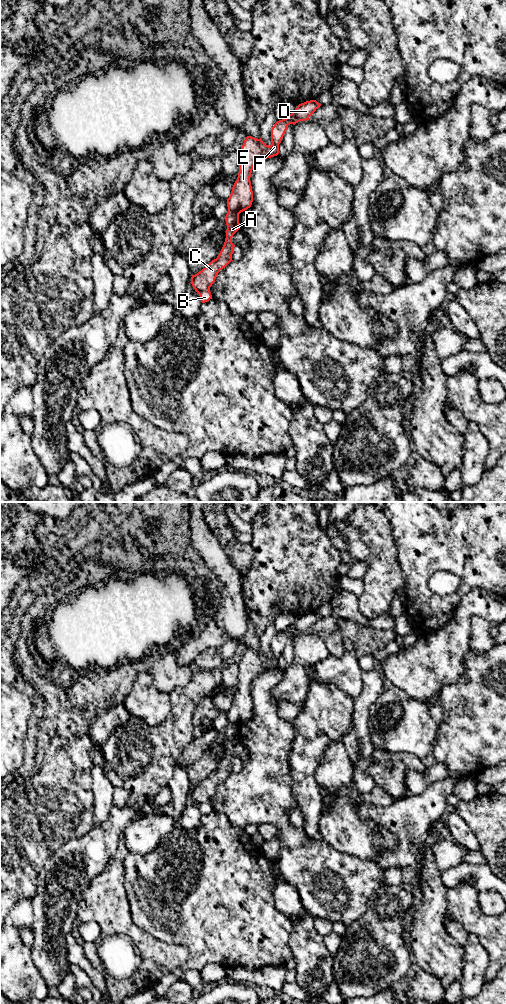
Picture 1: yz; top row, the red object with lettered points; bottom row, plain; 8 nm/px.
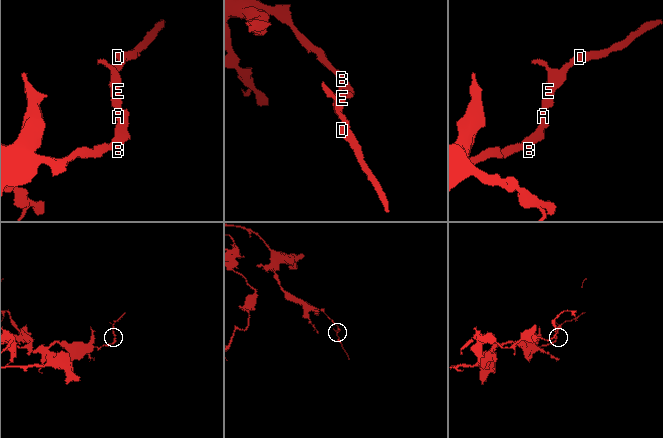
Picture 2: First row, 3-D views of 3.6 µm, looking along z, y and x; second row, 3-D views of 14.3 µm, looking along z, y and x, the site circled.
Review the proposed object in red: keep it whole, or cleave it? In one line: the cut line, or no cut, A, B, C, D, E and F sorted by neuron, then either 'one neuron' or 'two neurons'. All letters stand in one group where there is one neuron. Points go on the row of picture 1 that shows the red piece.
cut yz (228, 209), (238, 214); groups A B C / D E F; two neurons

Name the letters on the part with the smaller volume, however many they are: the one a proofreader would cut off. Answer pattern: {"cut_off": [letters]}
{"cut_off": ["D", "E", "F"]}

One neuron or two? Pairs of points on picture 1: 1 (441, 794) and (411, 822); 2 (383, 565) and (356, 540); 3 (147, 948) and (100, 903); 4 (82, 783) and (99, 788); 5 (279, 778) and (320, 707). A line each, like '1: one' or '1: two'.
1: one
2: two
3: one
4: two
5: two

